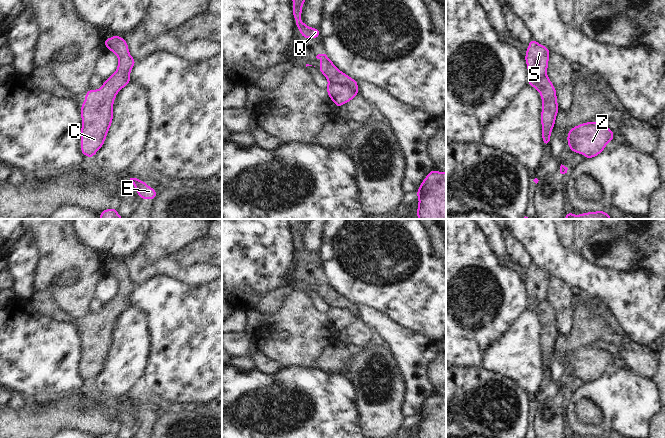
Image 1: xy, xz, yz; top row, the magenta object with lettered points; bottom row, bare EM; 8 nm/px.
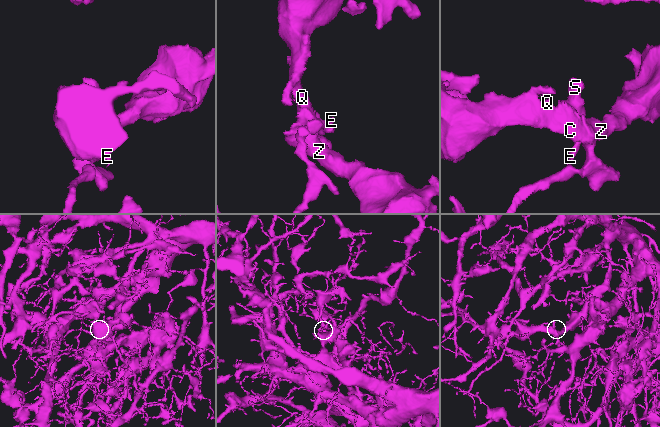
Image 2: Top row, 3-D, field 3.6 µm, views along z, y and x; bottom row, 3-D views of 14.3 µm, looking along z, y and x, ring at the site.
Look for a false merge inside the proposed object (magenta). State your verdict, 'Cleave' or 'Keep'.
Cleave.

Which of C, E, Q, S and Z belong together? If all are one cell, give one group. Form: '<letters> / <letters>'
C Q S Z / E

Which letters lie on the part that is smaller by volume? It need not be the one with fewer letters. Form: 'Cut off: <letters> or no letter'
Cut off: E.

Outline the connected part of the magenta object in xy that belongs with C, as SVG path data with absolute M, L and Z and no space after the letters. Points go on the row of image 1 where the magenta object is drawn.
M119 35L104 39L105 47L118 56L118 66L116 71L106 80L100 89L91 89L85 92L85 100L81 104L81 153L89 159L101 149L105 143L109 128L113 122L113 104L118 92L124 88L124 84L131 83L130 72L133 69L136 60L130 55L127 41Z

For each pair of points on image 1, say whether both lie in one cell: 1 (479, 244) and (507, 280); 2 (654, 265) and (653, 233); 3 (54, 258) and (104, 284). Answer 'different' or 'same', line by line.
1: same
2: same
3: different

